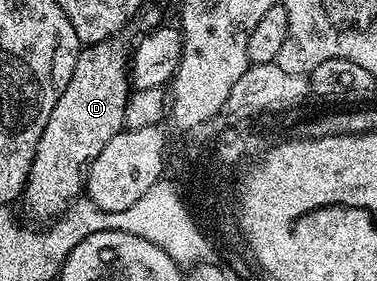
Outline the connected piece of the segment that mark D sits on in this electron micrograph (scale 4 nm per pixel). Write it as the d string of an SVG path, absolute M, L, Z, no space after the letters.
M113 40L96 42L93 46L82 49L81 55L75 60L75 72L71 80L60 87L55 108L51 108L51 116L47 116L47 128L43 128L43 136L39 136L29 179L25 182L23 191L23 202L39 218L56 219L69 205L82 197L89 165L93 163L95 156L99 156L99 152L103 152L107 140L120 134L125 126L124 110L131 93L131 70L127 65L127 50L115 43Z

